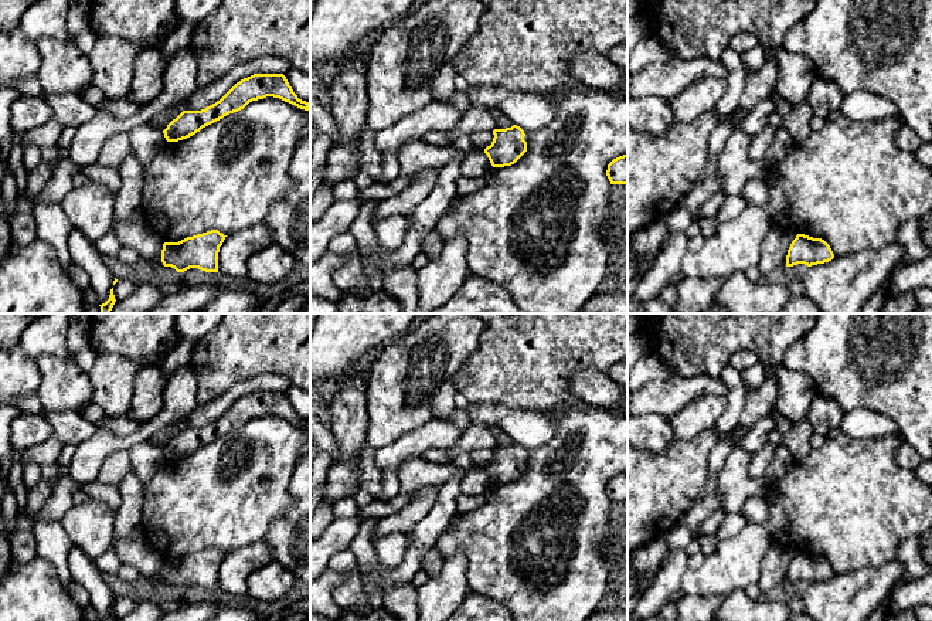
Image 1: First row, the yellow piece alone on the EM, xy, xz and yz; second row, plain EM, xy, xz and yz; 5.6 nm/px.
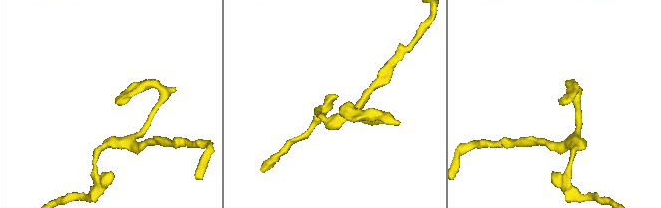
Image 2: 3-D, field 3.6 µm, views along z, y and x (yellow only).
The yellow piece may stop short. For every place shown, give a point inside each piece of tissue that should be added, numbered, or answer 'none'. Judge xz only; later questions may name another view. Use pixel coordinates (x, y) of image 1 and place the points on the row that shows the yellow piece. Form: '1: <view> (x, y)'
none

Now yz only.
none

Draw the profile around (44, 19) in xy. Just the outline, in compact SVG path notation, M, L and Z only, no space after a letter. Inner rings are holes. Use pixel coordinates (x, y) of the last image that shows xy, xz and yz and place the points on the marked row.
M37 0L23 14L20 30L27 41L37 44L41 38L69 40L67 13L72 0Z

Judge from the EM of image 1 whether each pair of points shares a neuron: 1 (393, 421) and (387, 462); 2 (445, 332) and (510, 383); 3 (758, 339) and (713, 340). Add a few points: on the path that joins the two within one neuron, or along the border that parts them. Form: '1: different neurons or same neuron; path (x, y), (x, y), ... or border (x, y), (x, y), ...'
1: different neurons; border (419, 428), (405, 433), (376, 450)
2: different neurons; border (486, 328), (478, 349), (451, 376)
3: same neuron; path (747, 339), (724, 339)

